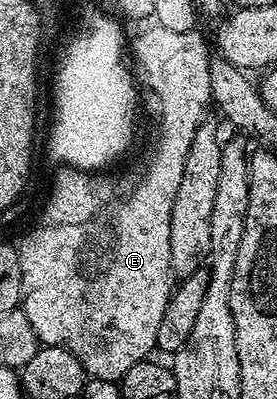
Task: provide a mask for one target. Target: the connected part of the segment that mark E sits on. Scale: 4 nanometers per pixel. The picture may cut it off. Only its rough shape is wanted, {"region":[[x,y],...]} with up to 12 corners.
{"region":[[198,32],[132,42],[154,154],[62,168],[16,242],[43,346],[121,383],[155,353],[170,221],[212,102]]}

